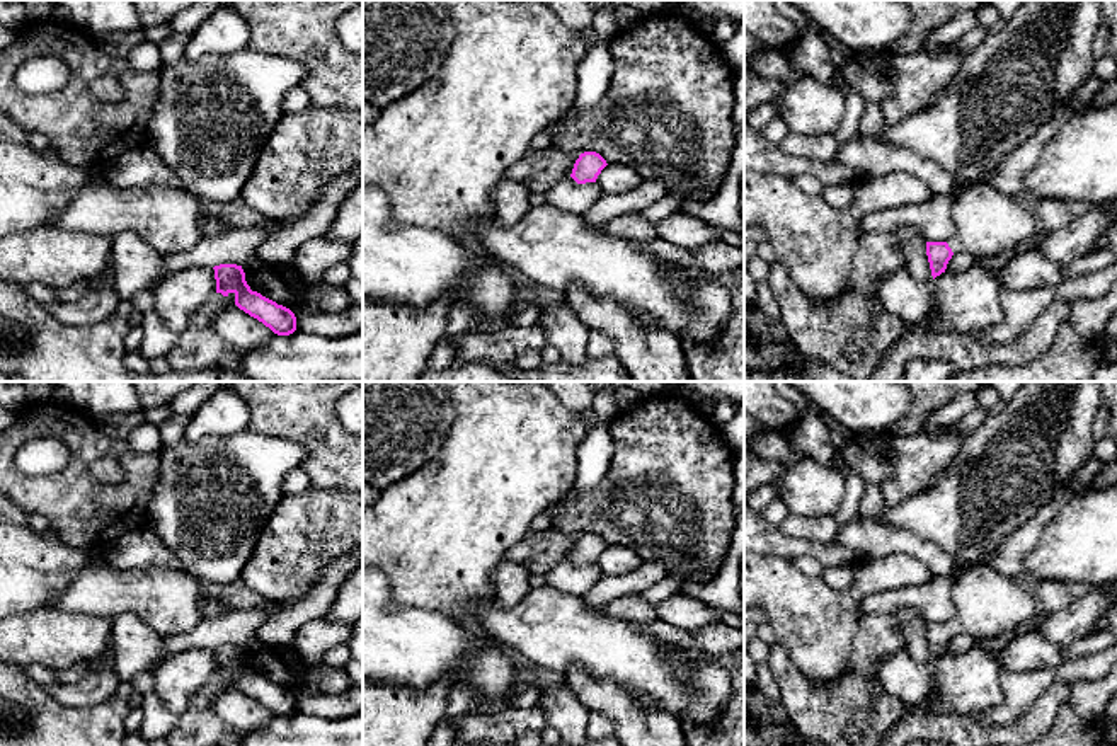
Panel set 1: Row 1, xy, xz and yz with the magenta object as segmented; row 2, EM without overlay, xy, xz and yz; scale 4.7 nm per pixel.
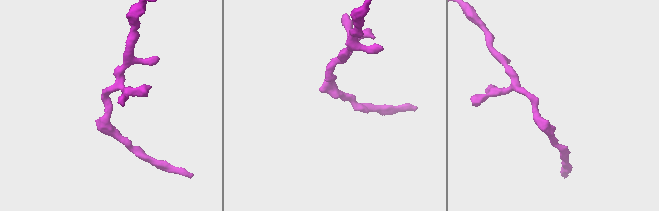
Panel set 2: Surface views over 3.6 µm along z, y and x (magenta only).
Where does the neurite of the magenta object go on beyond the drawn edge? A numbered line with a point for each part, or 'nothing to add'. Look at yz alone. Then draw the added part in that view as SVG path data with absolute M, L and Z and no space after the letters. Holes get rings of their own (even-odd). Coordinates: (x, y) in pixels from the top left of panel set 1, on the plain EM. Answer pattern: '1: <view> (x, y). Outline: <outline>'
1: yz (986, 605). Outline: M988 562L959 571L952 605L948 628L976 640L998 639L1039 617L1032 581L1005 577Z

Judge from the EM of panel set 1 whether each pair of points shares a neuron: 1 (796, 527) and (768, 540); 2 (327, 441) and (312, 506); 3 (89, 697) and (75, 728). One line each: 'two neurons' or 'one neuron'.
1: two neurons
2: two neurons
3: two neurons

